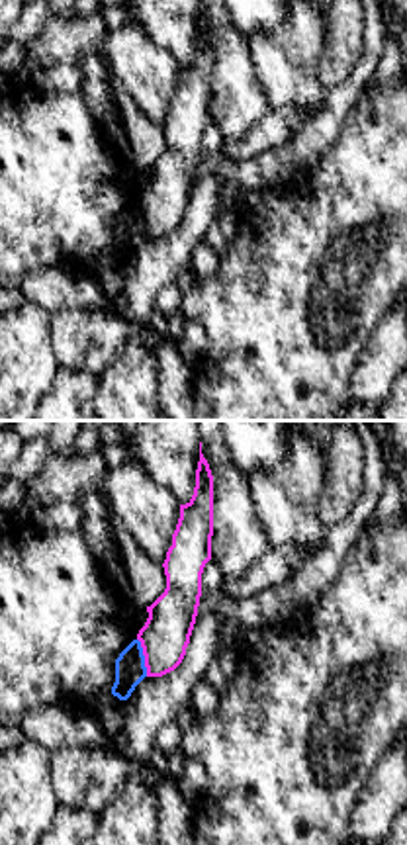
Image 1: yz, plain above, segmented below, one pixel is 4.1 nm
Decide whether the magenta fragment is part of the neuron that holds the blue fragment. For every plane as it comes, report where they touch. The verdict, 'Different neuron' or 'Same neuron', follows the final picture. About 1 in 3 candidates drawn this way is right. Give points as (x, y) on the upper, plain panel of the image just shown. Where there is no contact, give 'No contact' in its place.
Touches blue at (143, 220)

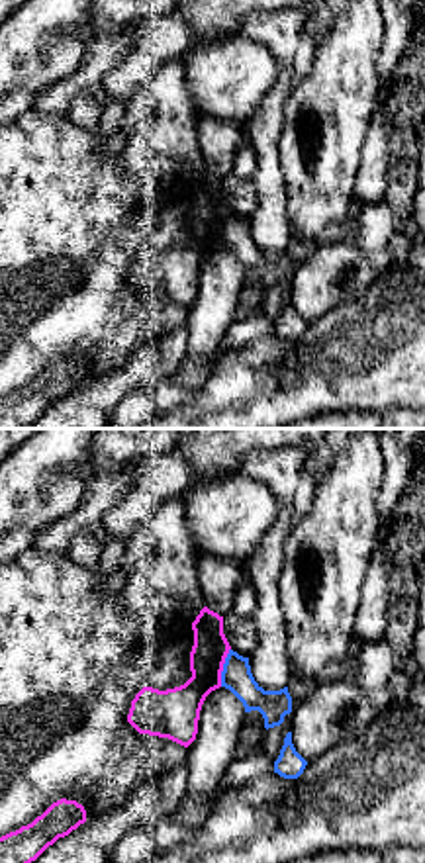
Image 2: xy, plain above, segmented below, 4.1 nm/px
Touches blue at (224, 229)

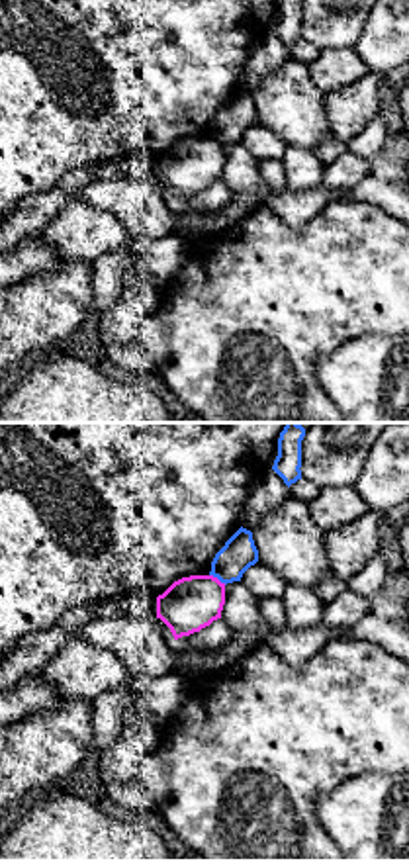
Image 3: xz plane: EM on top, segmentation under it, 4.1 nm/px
Touches blue at (218, 139)

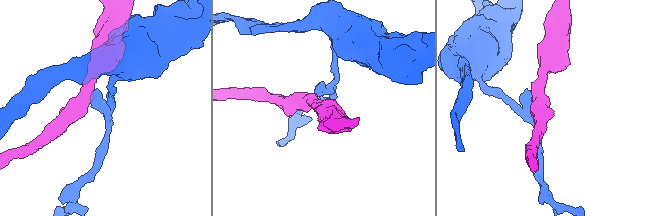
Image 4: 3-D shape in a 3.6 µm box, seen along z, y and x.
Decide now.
Different neuron

